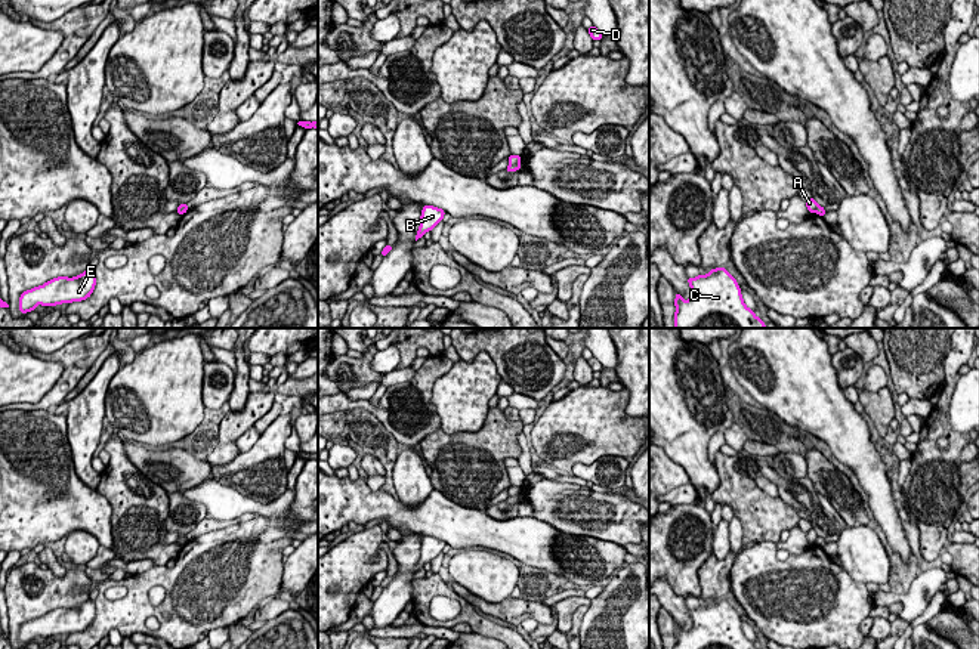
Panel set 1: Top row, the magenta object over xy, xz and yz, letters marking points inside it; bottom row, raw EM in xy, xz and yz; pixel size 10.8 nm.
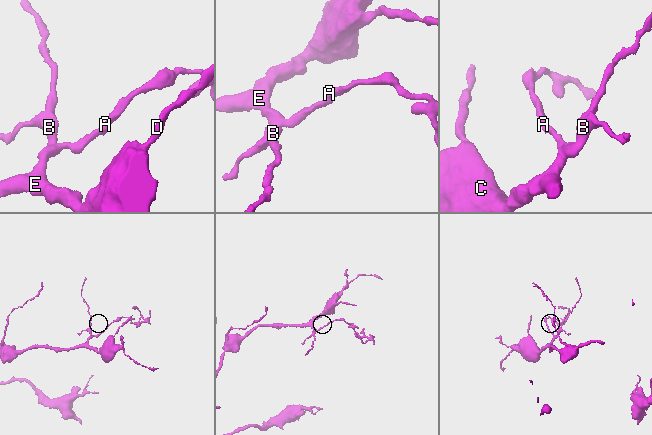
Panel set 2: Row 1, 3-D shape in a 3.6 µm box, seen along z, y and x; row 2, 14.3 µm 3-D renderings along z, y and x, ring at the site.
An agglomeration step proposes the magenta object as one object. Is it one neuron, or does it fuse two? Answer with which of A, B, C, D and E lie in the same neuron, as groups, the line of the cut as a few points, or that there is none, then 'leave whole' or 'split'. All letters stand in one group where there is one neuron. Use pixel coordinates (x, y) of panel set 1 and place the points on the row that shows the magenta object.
A / B C D E; cut in xz along (509, 163), (519, 164); split

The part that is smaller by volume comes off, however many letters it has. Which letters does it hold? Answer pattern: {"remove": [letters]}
{"remove": ["A"]}

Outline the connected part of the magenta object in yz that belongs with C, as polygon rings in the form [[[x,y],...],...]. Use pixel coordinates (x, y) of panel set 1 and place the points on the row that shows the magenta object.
[[[725,268],[688,278],[688,282],[694,293],[689,300],[676,293],[674,328],[766,328],[763,321],[745,306],[736,279]]]

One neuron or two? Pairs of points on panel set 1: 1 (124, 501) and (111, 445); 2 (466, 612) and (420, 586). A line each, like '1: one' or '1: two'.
1: one
2: one

